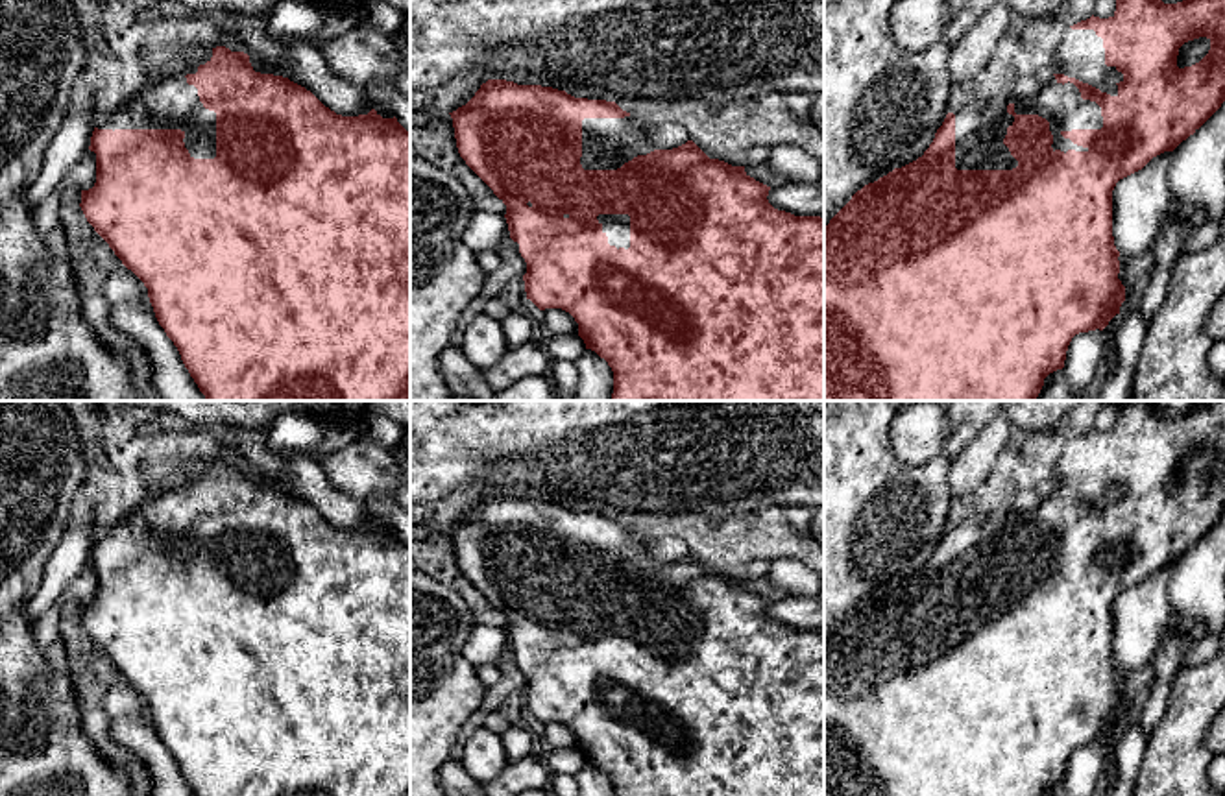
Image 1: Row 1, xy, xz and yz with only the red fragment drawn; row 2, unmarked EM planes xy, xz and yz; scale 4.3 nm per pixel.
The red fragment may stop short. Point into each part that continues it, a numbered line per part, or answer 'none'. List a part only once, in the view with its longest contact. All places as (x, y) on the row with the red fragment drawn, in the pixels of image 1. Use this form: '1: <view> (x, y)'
1: yz (982, 124)

